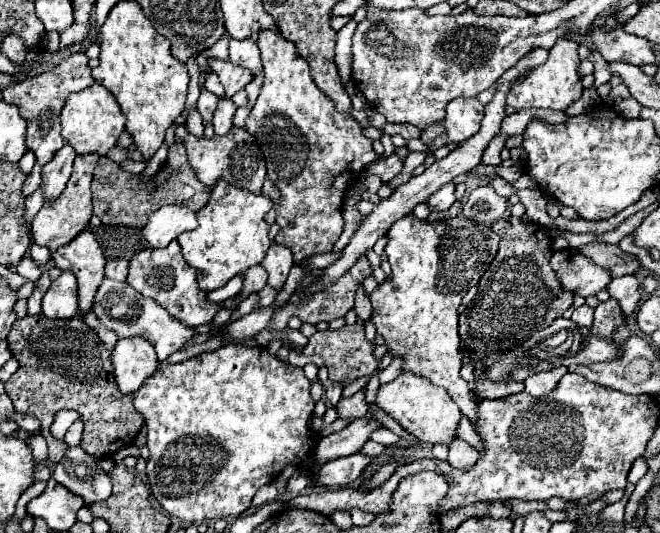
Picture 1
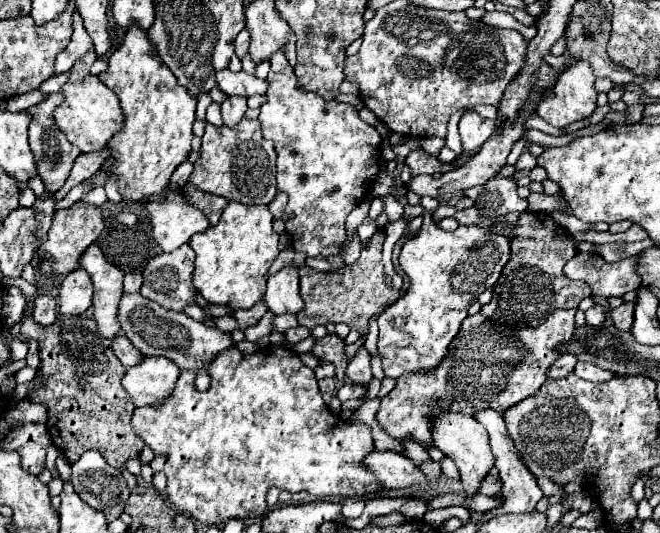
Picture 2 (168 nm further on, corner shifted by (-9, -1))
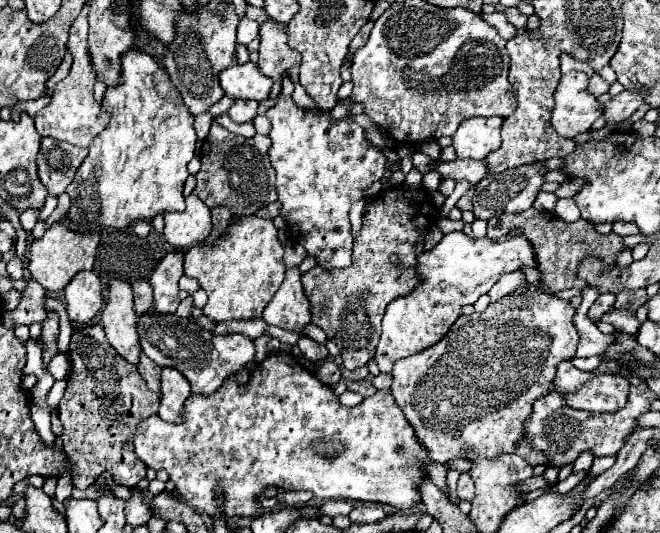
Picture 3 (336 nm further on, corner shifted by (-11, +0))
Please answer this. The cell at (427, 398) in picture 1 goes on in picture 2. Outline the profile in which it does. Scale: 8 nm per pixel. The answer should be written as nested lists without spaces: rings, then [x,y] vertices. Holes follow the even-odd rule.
[[[438,413],[434,419],[434,429],[432,429],[432,437],[434,437],[434,445],[446,455],[450,457],[458,471],[460,471],[460,481],[464,487],[464,495],[466,497],[474,497],[478,493],[480,483],[486,479],[486,475],[490,473],[490,469],[494,467],[494,455],[488,443],[488,435],[486,429],[474,419],[474,417],[466,417],[466,415],[444,415]]]

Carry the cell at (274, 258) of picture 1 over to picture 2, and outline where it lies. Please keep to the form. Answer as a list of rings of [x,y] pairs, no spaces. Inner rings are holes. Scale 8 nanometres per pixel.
[[[284,267],[280,273],[270,275],[268,289],[264,295],[264,303],[268,311],[274,315],[282,313],[298,313],[304,307],[304,301],[298,293],[298,269],[296,267]]]

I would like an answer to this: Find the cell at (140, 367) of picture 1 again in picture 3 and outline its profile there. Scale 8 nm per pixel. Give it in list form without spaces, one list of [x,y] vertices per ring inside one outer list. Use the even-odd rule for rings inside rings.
[[[162,368],[158,416],[168,422],[174,422],[176,418],[180,418],[180,406],[184,406],[184,400],[188,398],[188,394],[190,394],[188,380],[180,372],[172,368]]]

